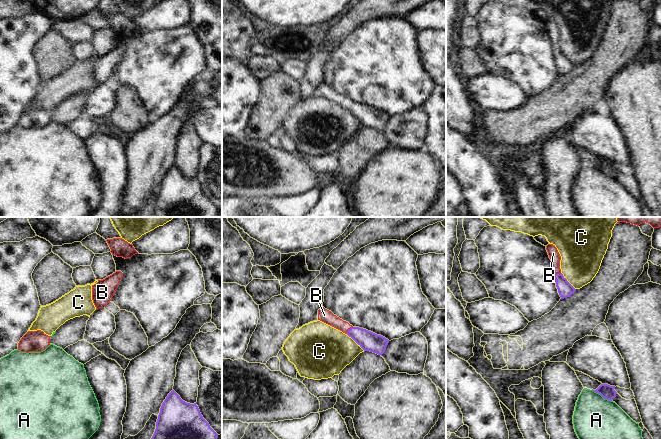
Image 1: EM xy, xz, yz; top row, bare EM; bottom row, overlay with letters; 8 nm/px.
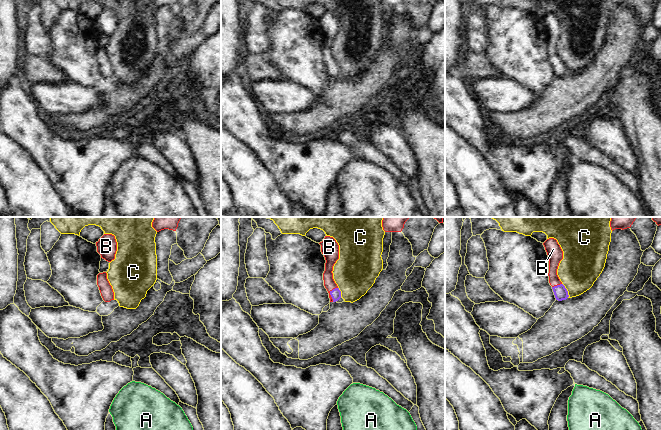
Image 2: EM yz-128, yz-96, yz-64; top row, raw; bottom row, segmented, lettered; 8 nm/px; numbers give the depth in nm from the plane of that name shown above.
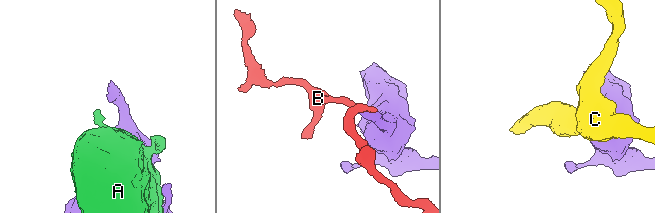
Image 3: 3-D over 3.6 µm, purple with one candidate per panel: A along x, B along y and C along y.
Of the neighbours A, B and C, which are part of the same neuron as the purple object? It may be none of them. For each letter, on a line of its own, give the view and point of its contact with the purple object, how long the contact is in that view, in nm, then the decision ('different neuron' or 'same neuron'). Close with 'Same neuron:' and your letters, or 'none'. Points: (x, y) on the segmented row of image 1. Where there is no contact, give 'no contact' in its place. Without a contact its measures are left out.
A: contact yz (601, 395); length 190 nm; different neuron
B: contact xz (348, 330); length 80 nm; same neuron
C: contact xz (355, 341); length 200 nm; different neuron
Same neuron: B

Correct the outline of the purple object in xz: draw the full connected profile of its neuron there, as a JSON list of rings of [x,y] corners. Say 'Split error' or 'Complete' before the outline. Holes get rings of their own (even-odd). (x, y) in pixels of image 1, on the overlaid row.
Split error. [[[324,307],[318,310],[318,320],[347,334],[364,351],[370,351],[382,356],[389,343],[389,340],[381,335],[377,335],[363,328],[353,327]]]

